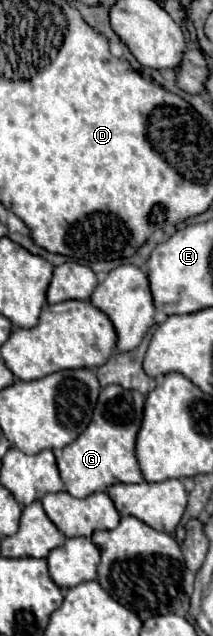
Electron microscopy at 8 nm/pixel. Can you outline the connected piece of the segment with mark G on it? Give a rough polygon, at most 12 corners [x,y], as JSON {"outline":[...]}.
{"outline":[[102,388],[90,426],[58,452],[74,498],[142,482],[144,400]]}

